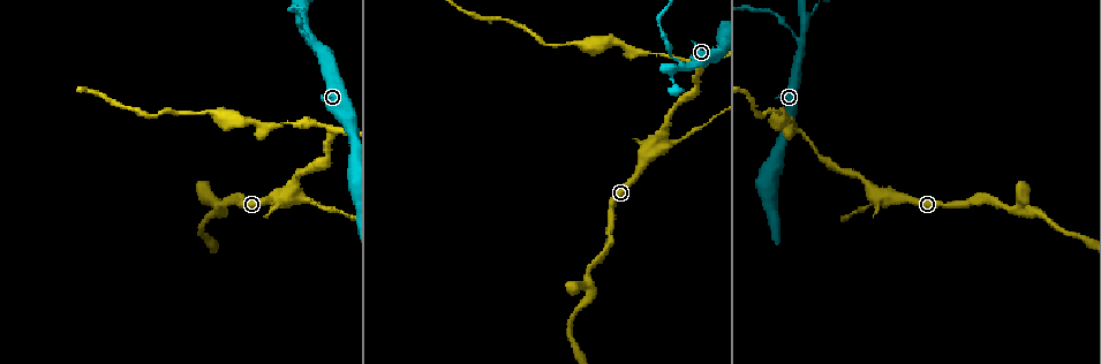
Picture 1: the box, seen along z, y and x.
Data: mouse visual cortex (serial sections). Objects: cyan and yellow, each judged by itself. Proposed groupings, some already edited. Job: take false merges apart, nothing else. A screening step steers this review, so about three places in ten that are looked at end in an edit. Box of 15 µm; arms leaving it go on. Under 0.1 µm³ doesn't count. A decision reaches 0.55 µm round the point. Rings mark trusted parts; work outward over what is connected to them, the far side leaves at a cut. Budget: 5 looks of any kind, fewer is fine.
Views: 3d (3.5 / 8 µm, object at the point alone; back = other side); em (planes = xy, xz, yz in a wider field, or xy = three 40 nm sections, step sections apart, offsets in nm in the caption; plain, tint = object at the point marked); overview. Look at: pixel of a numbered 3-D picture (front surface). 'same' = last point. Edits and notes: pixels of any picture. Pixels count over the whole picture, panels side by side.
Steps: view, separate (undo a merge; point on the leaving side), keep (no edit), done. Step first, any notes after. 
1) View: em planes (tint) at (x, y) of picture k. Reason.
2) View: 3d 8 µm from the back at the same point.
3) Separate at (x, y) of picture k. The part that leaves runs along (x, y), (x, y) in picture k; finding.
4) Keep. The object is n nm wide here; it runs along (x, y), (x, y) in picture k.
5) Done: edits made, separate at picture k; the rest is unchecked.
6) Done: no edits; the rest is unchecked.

View: 3d 3.5 µm from the back at (871, 190) of picture 1. Small branch off a trunk.

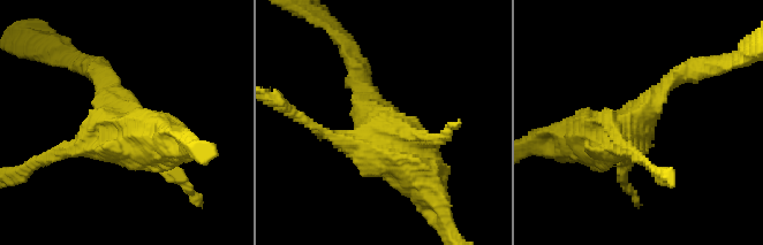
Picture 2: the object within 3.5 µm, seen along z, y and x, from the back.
View: em xy step 1 (tint) at (643, 113) of picture 2.

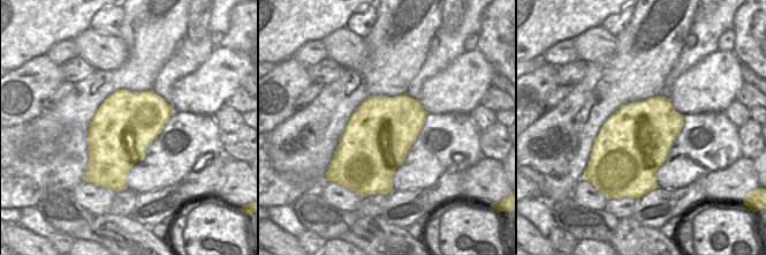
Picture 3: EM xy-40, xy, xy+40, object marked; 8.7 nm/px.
Keep. One cell here.

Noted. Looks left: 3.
View: em planes (tint) at (334, 133) of picture 1. Abrupt turn.

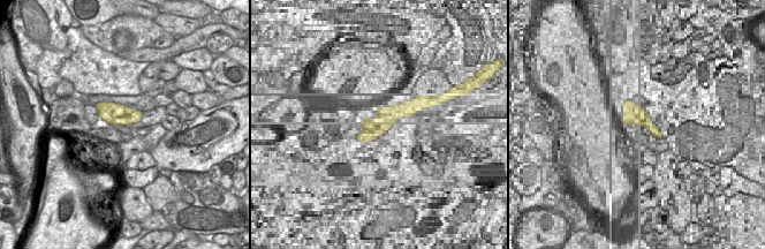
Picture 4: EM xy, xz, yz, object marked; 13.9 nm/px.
View: 3d 3.5 µm at the same point. See where the arms go.

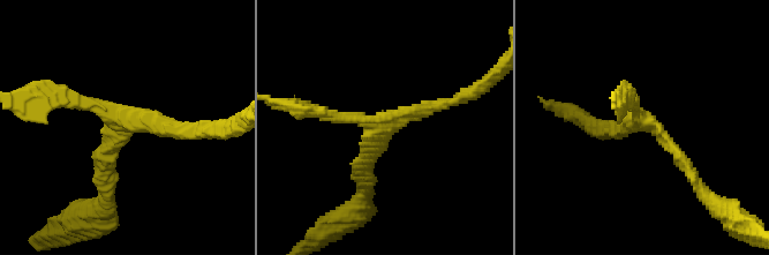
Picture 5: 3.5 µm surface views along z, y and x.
Keep. 3 arms meet here; it runs along (695, 179), (627, 100) in picture 5; continuous, no second cell.

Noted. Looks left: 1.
Done: no edits; the rest is unchecked.

